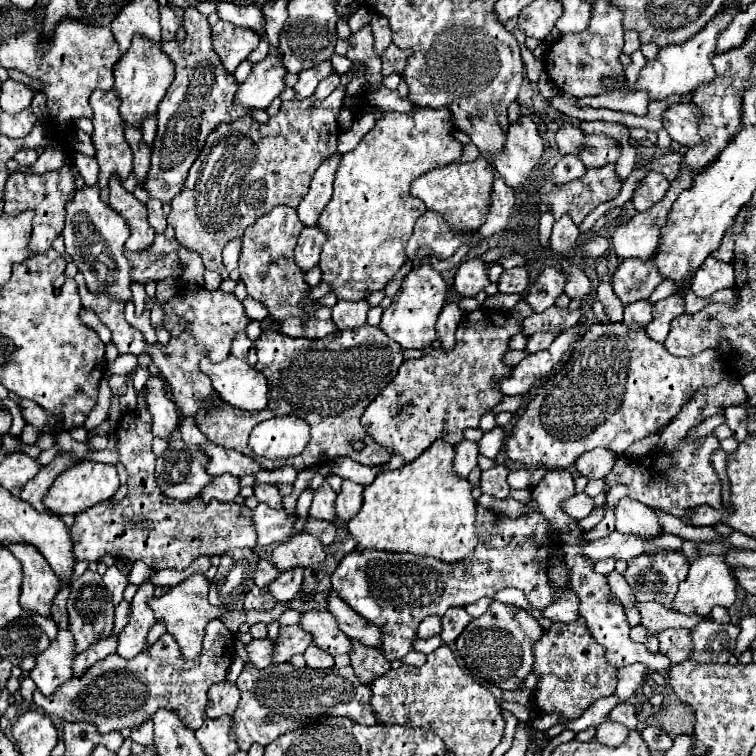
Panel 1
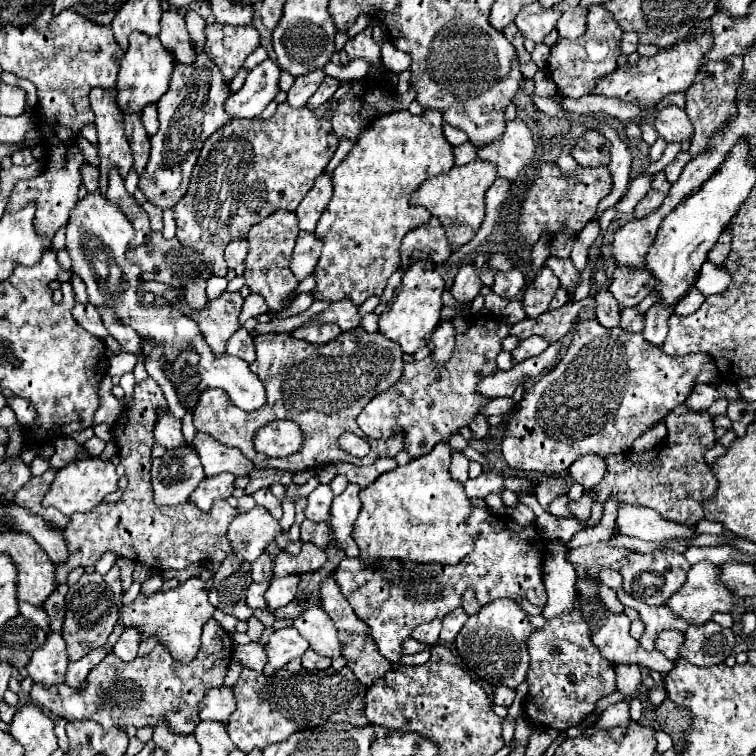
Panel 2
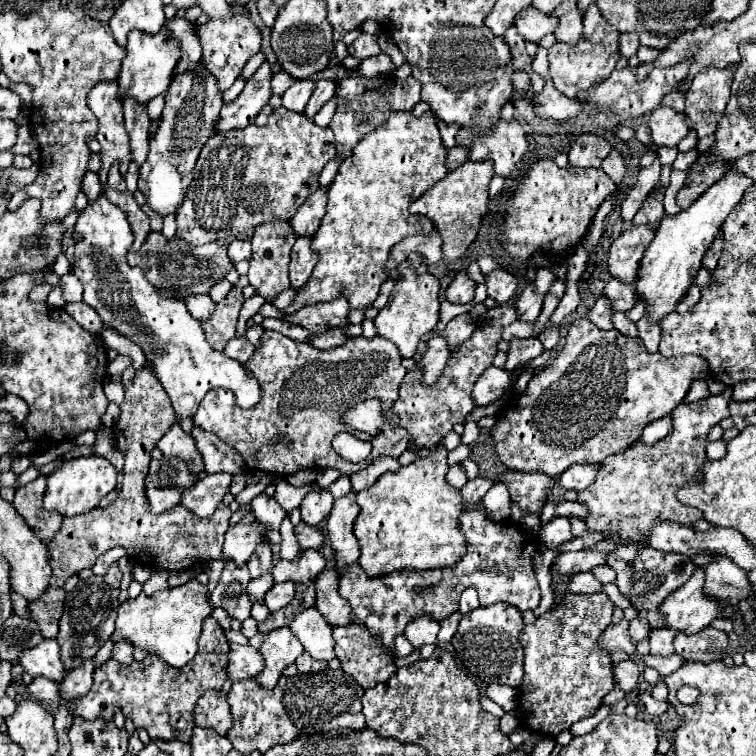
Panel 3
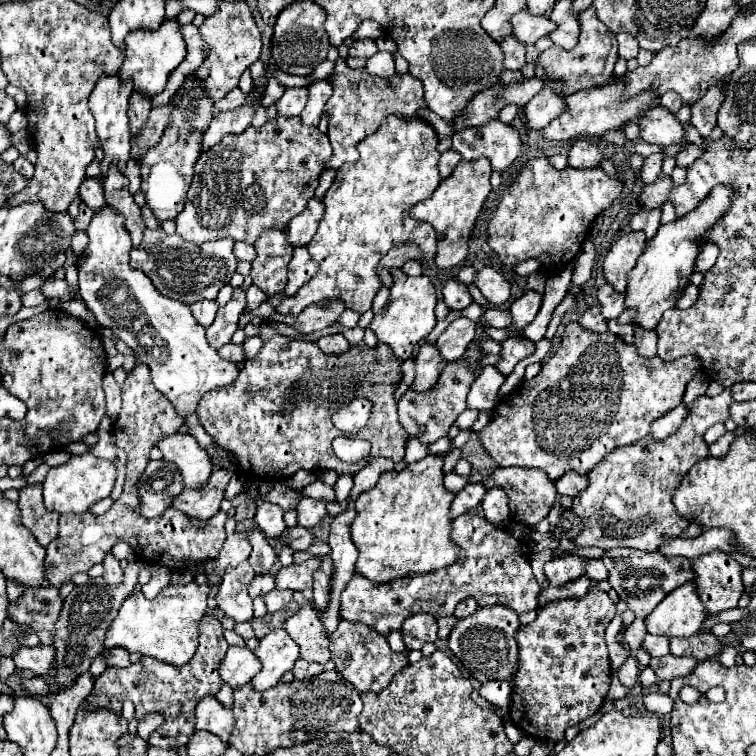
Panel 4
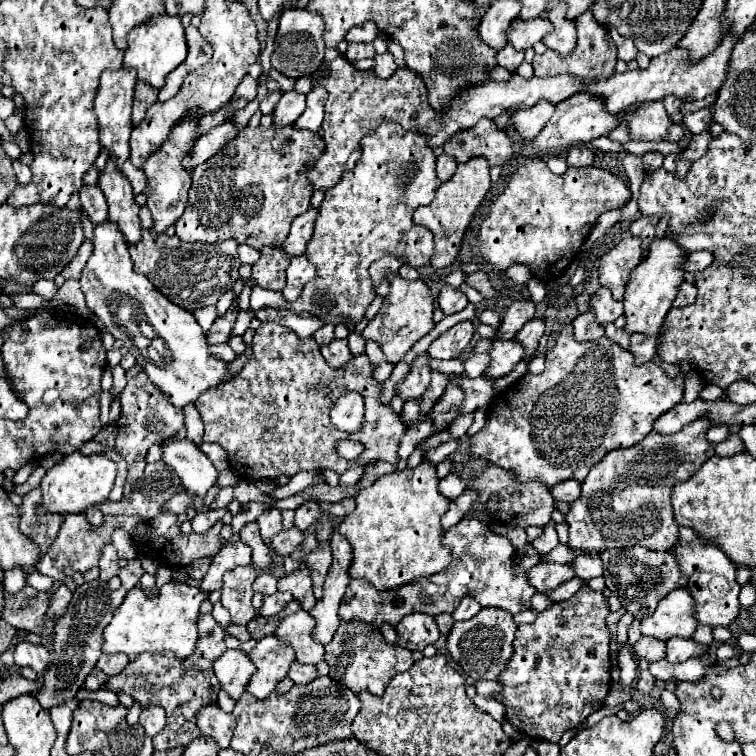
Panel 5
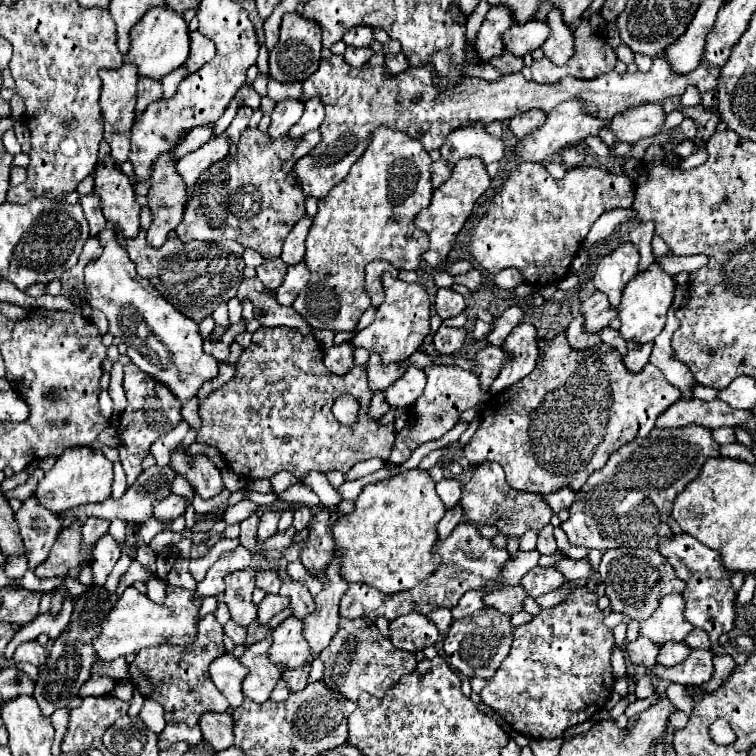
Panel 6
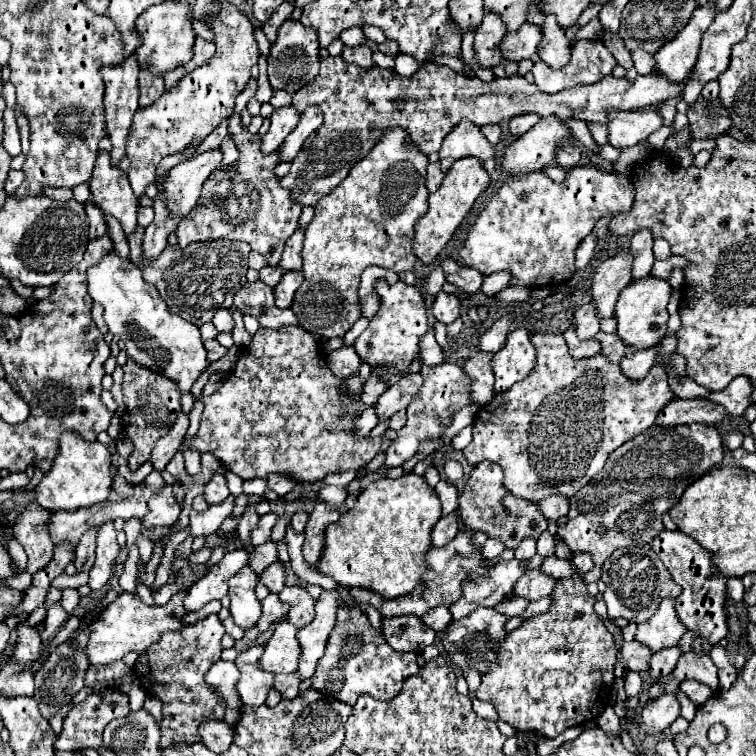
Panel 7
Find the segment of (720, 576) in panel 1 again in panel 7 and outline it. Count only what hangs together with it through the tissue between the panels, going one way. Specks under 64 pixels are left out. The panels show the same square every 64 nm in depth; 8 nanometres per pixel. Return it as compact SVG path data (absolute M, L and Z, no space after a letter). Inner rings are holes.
M664 600L650 620L638 624L634 640L650 648L652 652L658 652L662 648L676 646L684 632L686 628L680 624L680 620L676 620L674 600Z

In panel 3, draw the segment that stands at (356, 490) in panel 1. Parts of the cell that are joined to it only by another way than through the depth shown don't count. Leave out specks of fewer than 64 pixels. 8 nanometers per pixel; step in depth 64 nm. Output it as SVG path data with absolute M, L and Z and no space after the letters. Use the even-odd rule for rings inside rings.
M348 492L344 498L334 502L334 508L326 522L330 546L336 554L336 568L340 574L356 564L360 556L360 548L356 544L356 538L352 536L352 524L358 516L358 510L360 508L356 502L356 494Z

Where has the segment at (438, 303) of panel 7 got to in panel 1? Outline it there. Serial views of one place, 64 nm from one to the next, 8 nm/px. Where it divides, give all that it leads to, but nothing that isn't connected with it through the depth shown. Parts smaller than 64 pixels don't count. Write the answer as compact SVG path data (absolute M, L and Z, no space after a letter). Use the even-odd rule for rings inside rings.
M472 258L460 264L456 278L454 278L454 290L460 296L476 296L480 290L488 286L488 270L486 264L480 258Z

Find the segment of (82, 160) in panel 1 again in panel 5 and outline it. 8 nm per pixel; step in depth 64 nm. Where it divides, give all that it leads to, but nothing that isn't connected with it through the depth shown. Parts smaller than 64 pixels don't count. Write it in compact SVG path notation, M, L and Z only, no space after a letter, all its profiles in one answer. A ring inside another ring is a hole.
M90 186L90 188L82 188L80 190L80 202L82 202L82 210L88 214L92 226L98 226L102 222L106 222L106 200L104 194L100 192L98 186Z

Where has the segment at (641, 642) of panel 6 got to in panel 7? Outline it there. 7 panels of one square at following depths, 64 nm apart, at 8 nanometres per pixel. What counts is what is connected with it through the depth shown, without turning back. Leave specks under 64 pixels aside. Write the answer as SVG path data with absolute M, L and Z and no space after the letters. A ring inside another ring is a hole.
M636 640L624 642L620 648L620 658L622 658L624 666L632 672L646 672L650 656L652 656L652 652L648 652L648 648L644 648L642 644L636 644Z

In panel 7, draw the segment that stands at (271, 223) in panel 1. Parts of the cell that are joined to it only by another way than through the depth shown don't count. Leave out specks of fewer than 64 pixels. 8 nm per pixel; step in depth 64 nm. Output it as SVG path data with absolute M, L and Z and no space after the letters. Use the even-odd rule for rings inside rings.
M266 266L266 268L260 270L260 280L262 280L264 284L268 284L268 286L274 288L274 286L280 282L282 274L284 274L284 272L280 272L278 266ZM342 346L334 352L330 352L326 362L328 362L328 368L332 370L332 374L338 378L350 378L360 372L360 356L356 354L356 350L352 346Z

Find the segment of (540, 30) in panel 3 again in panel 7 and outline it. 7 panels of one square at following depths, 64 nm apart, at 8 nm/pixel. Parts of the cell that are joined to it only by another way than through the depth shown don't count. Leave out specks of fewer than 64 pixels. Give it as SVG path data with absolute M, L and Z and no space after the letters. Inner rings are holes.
M524 22L516 32L506 34L500 42L502 58L508 62L520 62L532 58L540 42L540 26Z

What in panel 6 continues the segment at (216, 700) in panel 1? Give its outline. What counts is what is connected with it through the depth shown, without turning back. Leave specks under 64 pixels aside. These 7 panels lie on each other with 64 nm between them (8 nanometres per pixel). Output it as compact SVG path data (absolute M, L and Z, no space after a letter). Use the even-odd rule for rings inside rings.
M208 714L200 718L200 730L204 736L204 742L208 742L216 752L226 750L234 744L234 720L230 714Z

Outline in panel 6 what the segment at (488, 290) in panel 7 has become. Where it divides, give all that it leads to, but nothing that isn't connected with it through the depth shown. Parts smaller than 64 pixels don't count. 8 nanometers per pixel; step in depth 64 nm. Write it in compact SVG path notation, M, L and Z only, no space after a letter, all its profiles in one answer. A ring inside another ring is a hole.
M507 268L492 276L491 283L502 289L515 288L524 280L520 271L516 268Z

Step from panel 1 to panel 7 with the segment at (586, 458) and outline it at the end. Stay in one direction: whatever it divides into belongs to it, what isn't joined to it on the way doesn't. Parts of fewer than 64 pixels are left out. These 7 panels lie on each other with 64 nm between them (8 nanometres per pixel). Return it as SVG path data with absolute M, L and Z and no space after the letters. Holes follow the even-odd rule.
M548 496L538 502L538 508L548 522L556 522L560 516L568 514L570 504L568 504L566 496Z

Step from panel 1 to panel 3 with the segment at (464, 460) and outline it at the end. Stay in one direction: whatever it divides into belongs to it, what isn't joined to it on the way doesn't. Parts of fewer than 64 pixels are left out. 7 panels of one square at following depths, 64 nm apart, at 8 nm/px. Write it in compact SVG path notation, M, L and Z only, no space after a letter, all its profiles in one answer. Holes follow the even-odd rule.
M456 464L456 466L452 466L450 470L448 470L448 474L446 474L446 482L450 484L450 486L454 486L454 488L462 488L466 482L468 482L468 478L466 478L466 474L464 474L464 470Z

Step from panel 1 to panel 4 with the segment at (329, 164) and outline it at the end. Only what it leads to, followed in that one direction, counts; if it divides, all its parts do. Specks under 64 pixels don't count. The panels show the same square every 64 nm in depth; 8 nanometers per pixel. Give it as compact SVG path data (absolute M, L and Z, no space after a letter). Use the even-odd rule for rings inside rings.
M312 198L308 202L308 208L300 214L300 216L294 216L290 220L290 226L286 230L288 234L288 244L292 248L296 246L306 246L312 236L316 234L316 228L318 228L318 222L320 222L320 216L324 214L324 208L322 208L322 200L318 198Z

